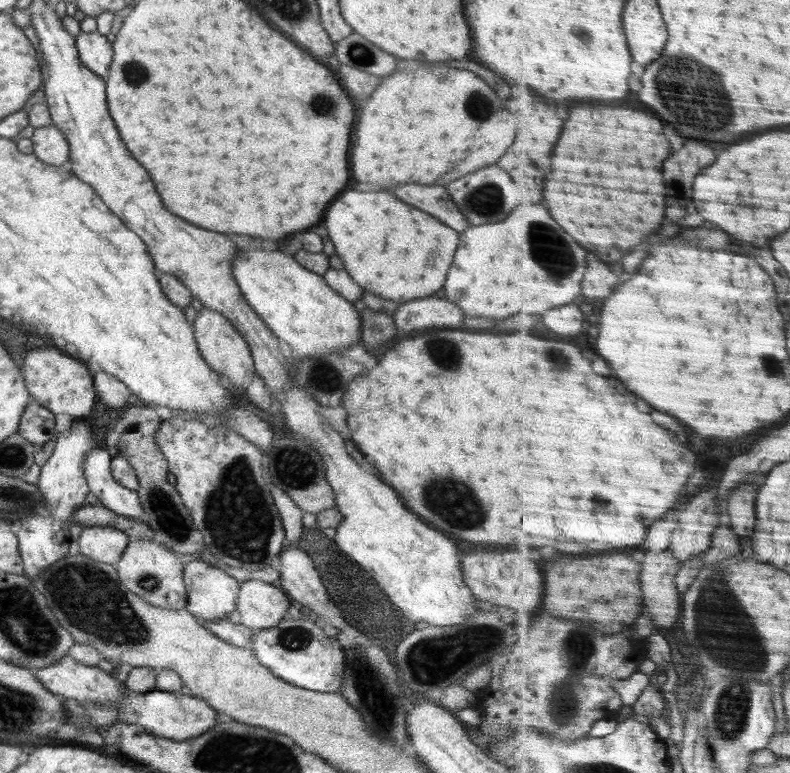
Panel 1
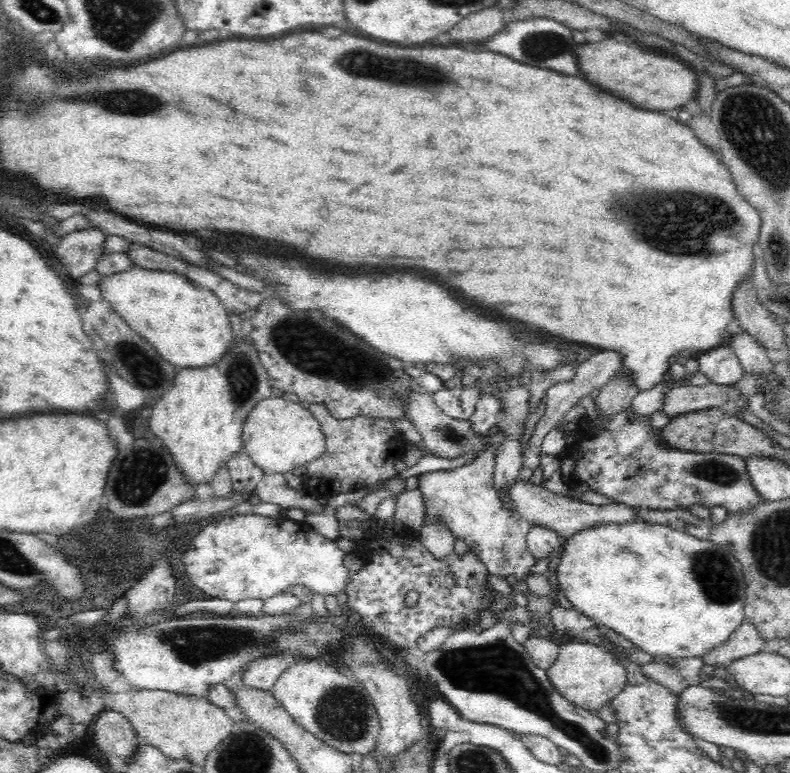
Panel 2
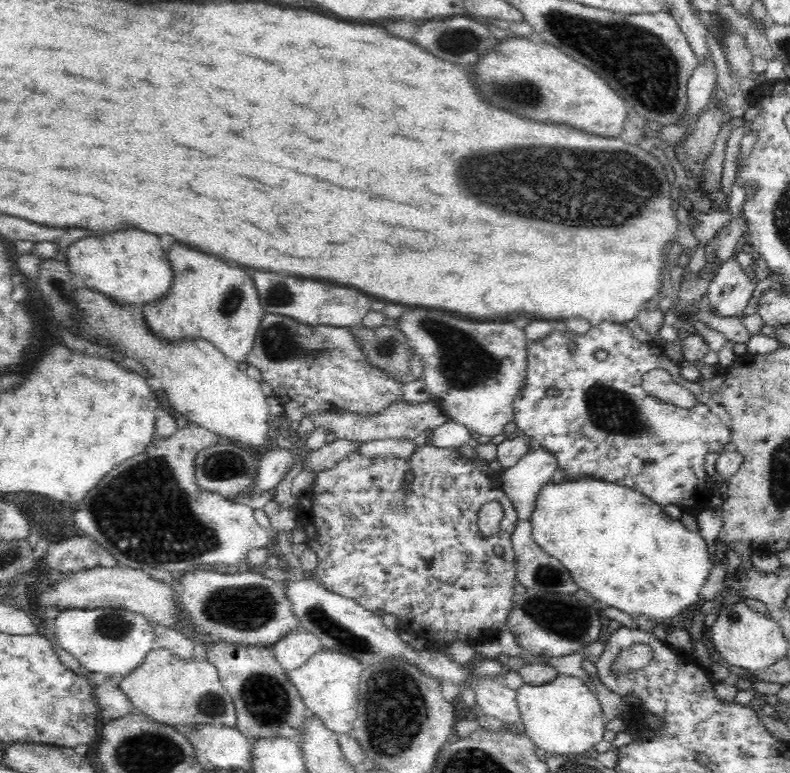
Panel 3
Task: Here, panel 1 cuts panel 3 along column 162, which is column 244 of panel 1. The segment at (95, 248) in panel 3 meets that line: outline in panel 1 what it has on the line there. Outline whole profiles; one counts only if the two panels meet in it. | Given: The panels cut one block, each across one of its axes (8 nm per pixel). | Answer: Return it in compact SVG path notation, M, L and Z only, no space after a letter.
M276 247L270 248L270 252L268 250L266 252L252 250L252 254L246 254L242 250L240 256L236 258L236 262L232 263L232 272L246 302L264 321L265 326L279 339L287 355L295 362L311 356L342 354L352 344L361 341L361 316L360 312L354 308L353 303L330 288L323 275L311 272L296 263L292 255L286 255Z

